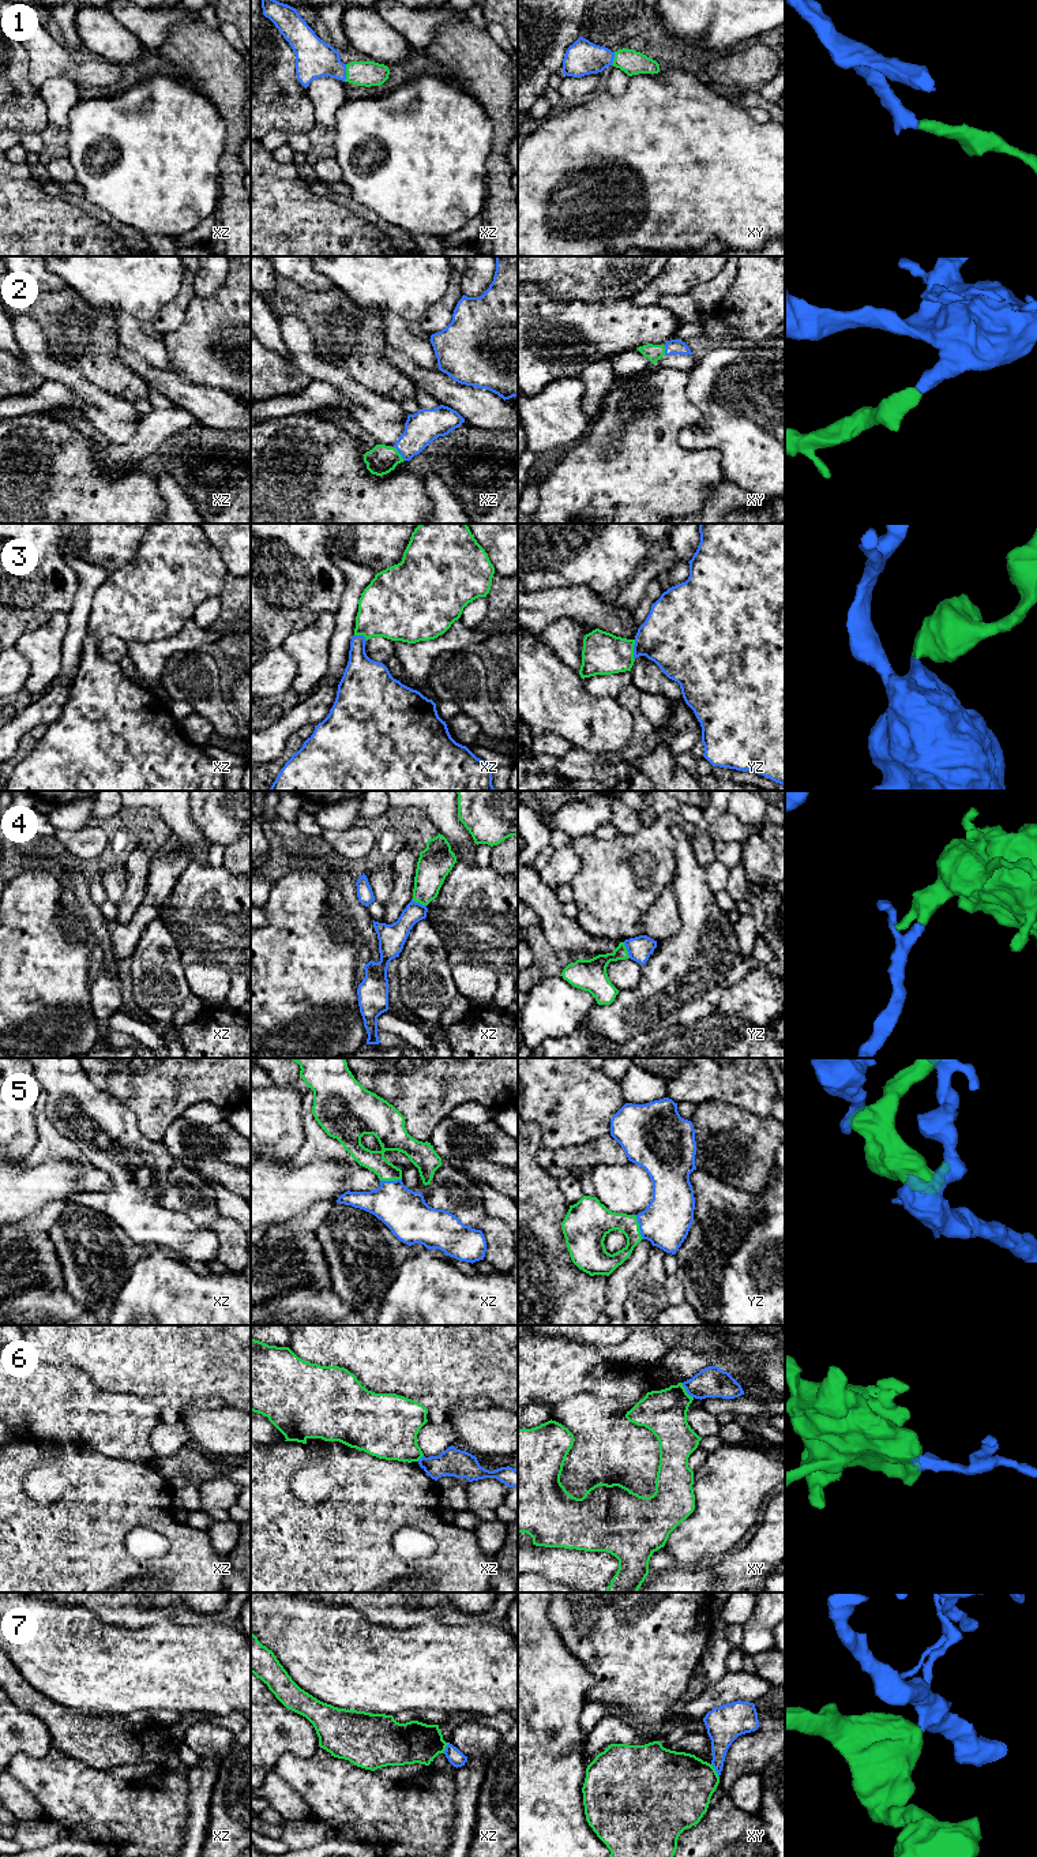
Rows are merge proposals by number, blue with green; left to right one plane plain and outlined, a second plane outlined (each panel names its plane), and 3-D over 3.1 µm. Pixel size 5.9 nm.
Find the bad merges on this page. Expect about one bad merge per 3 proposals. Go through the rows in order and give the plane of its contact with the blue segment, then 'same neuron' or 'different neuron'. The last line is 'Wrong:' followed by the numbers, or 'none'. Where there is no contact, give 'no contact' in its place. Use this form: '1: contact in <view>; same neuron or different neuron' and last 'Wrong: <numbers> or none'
1: contact in xz; same neuron
2: contact in xz; same neuron
3: contact in yz; same neuron
4: contact in yz; same neuron
5: contact in yz; same neuron
6: contact in xy; different neuron
7: contact in xy; different neuron
Wrong: 6, 7

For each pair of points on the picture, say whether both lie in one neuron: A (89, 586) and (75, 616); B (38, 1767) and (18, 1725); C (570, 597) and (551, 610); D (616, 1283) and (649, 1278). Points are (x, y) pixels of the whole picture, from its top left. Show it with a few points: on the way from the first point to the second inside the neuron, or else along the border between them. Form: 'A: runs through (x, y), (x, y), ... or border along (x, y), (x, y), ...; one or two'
A: runs through (85, 593), (81, 610); one
B: border along (14, 1755), (23, 1754), (42, 1758); two
C: runs through (566, 601), (555, 606); one
D: border along (647, 1253), (628, 1282), (622, 1310); two

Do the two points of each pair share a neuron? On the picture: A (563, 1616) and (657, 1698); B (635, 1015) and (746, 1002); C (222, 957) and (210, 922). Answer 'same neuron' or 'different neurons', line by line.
A: same neuron
B: different neurons
C: different neurons

